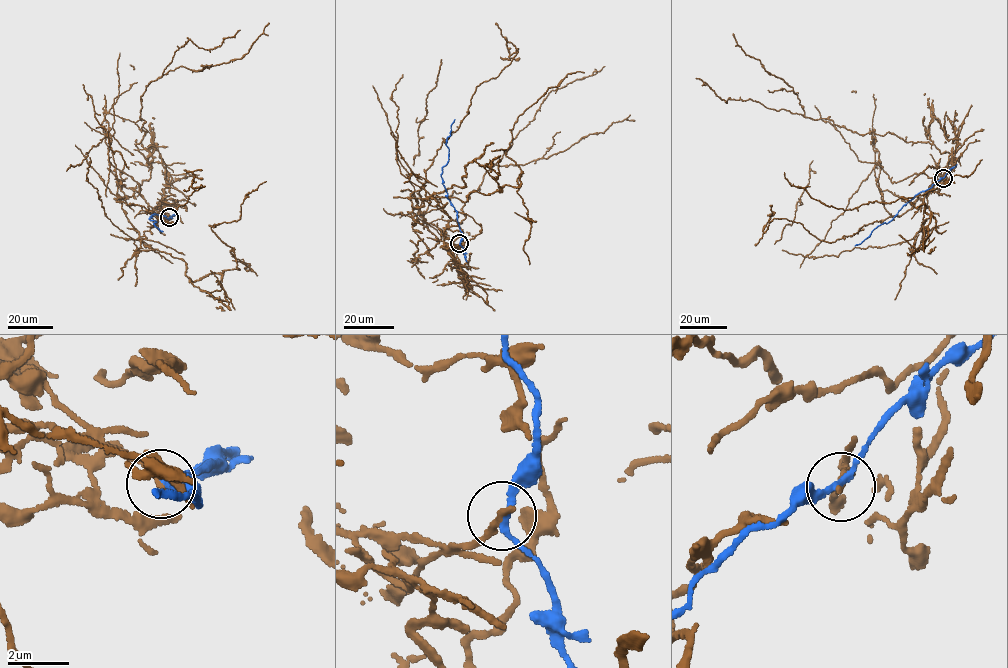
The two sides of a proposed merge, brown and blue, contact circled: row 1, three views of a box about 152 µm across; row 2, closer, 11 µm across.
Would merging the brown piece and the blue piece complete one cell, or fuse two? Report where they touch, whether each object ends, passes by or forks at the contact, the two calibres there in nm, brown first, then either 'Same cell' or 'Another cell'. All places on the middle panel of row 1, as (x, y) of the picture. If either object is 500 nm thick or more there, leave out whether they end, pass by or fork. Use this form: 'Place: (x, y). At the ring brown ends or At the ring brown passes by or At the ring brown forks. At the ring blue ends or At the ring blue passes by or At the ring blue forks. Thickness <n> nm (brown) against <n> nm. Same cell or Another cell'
Place: (459, 243). At the ring brown ends. At the ring blue passes by. Thickness 240 nm (brown) against 200 nm. Another cell

